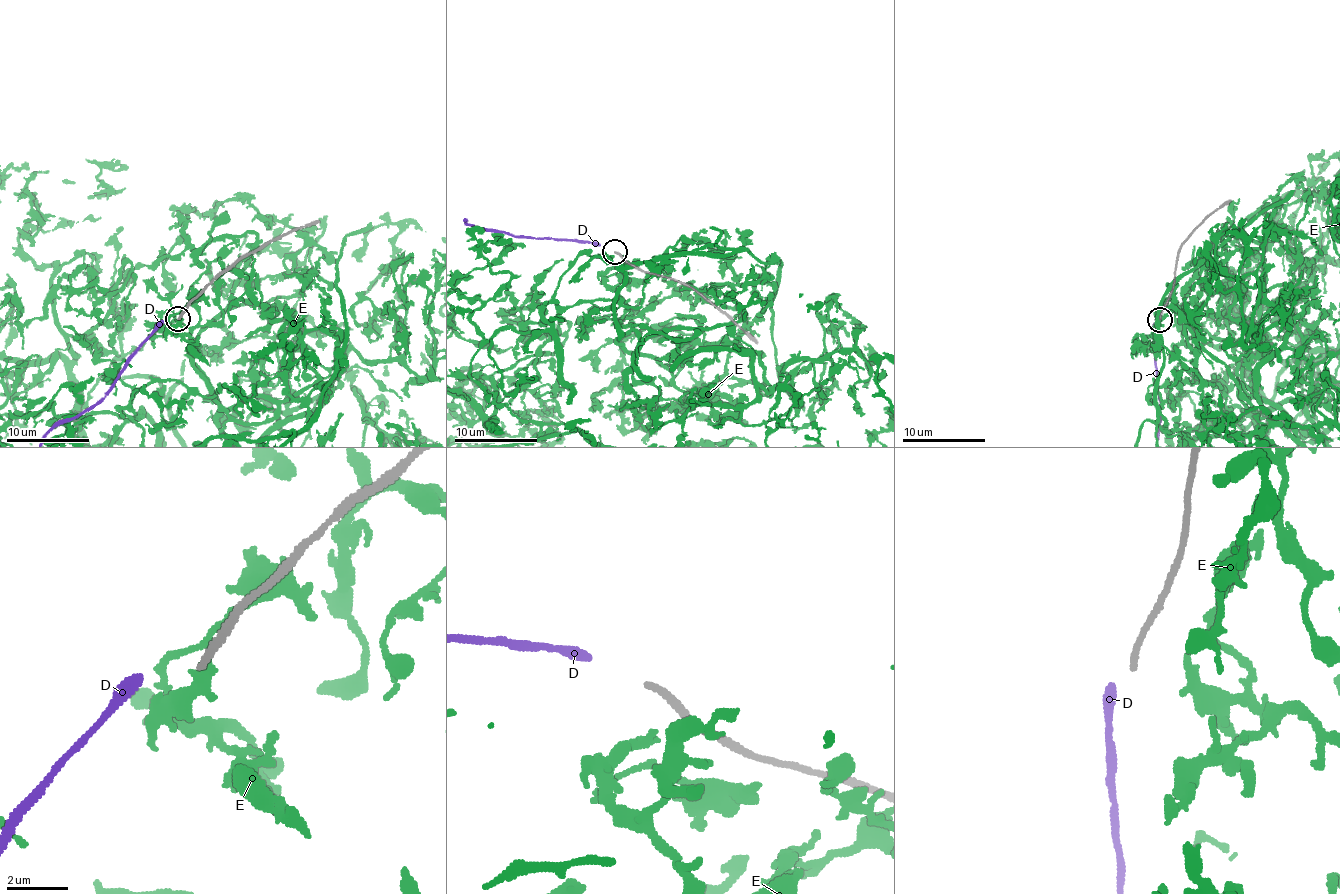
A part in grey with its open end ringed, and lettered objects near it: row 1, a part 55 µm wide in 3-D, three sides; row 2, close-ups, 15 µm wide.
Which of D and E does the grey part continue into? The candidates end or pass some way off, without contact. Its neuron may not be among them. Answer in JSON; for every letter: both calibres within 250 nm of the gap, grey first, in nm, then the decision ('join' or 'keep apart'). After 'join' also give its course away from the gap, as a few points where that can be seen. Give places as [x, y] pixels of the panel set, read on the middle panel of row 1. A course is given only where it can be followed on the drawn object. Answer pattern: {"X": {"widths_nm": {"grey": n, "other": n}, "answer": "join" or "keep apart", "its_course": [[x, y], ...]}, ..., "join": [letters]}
{"D": {"widths_nm": {"grey": 200, "other": 380}, "answer": "keep apart"}, "E": {"widths_nm": {"grey": 200, "other": 440}, "answer": "keep apart"}, "join": []}

